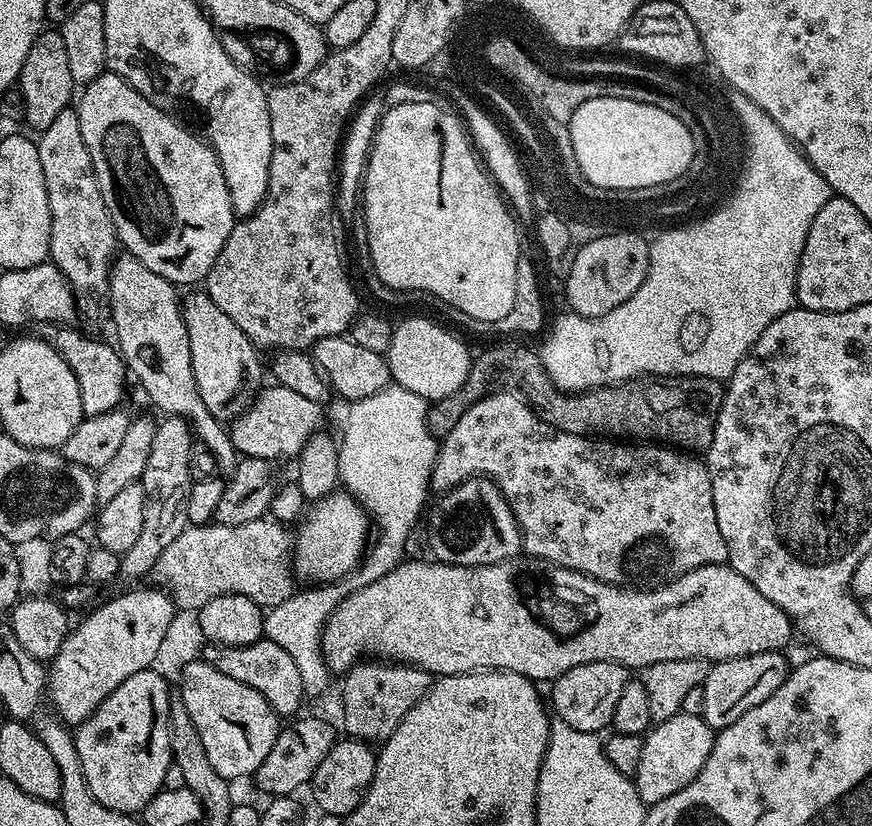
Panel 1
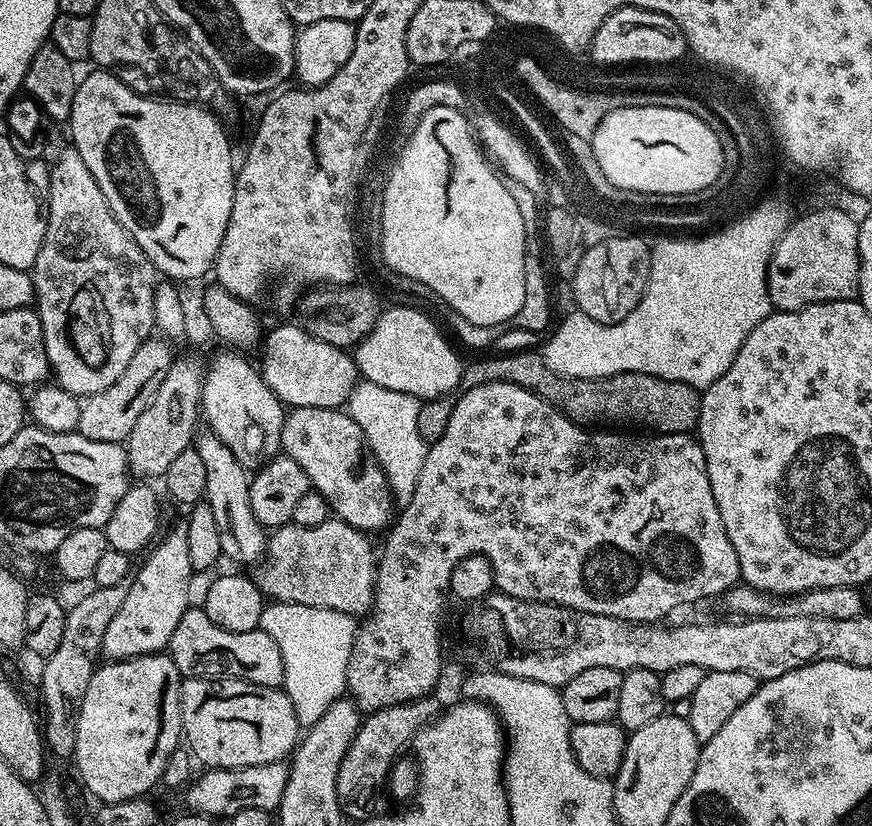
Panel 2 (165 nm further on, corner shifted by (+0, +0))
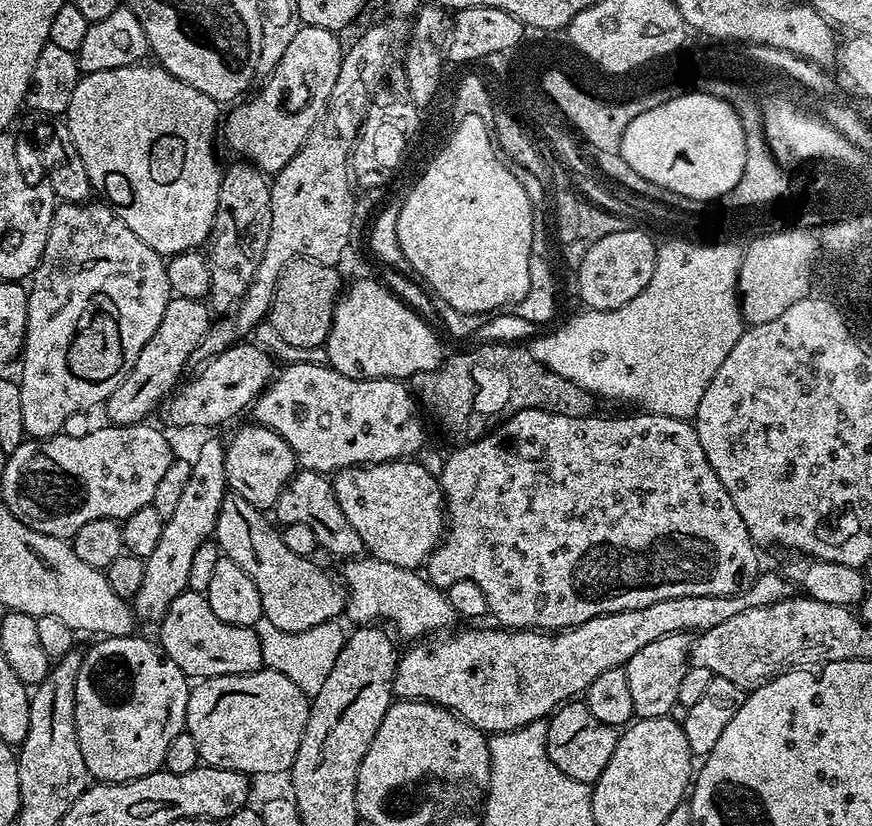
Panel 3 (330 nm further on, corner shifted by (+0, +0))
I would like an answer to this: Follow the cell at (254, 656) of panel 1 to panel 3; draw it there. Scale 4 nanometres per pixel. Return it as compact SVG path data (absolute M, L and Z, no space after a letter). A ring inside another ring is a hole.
M185 590L178 594L174 602L170 602L158 628L160 647L189 678L237 676L247 672L259 672L265 667L264 651L255 627L243 628L219 620L214 610L210 610L210 602L205 593Z

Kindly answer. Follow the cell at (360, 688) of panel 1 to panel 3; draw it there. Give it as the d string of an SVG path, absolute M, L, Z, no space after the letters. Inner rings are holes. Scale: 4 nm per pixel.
M521 408L519 412L511 413L507 417L505 424L500 424L491 429L487 434L478 440L473 440L471 444L459 445L448 456L448 461L444 464L444 469L438 472L440 481L440 490L444 493L444 503L446 505L446 532L447 535L441 539L436 545L426 561L426 576L432 585L441 590L447 590L454 582L459 580L473 580L478 582L478 586L482 586L482 594L486 594L488 599L489 613L494 617L495 623L503 626L508 630L567 630L575 628L576 625L586 622L587 620L596 620L600 616L608 616L611 612L622 614L626 610L638 610L646 606L654 606L654 602L662 602L666 598L686 598L687 596L734 596L744 591L745 588L751 586L756 580L758 573L761 571L762 565L756 557L758 551L757 545L754 543L751 534L746 530L746 522L742 522L742 514L738 514L738 506L734 506L734 502L730 498L730 494L726 494L726 490L722 486L722 482L718 478L718 474L714 474L714 466L710 466L710 462L706 458L706 450L702 450L702 442L698 442L698 434L695 427L689 421L679 420L673 416L662 416L659 414L640 414L644 416L612 416L607 420L601 414L593 414L590 416L567 416L566 414L558 414L557 412L547 412L541 408Z

